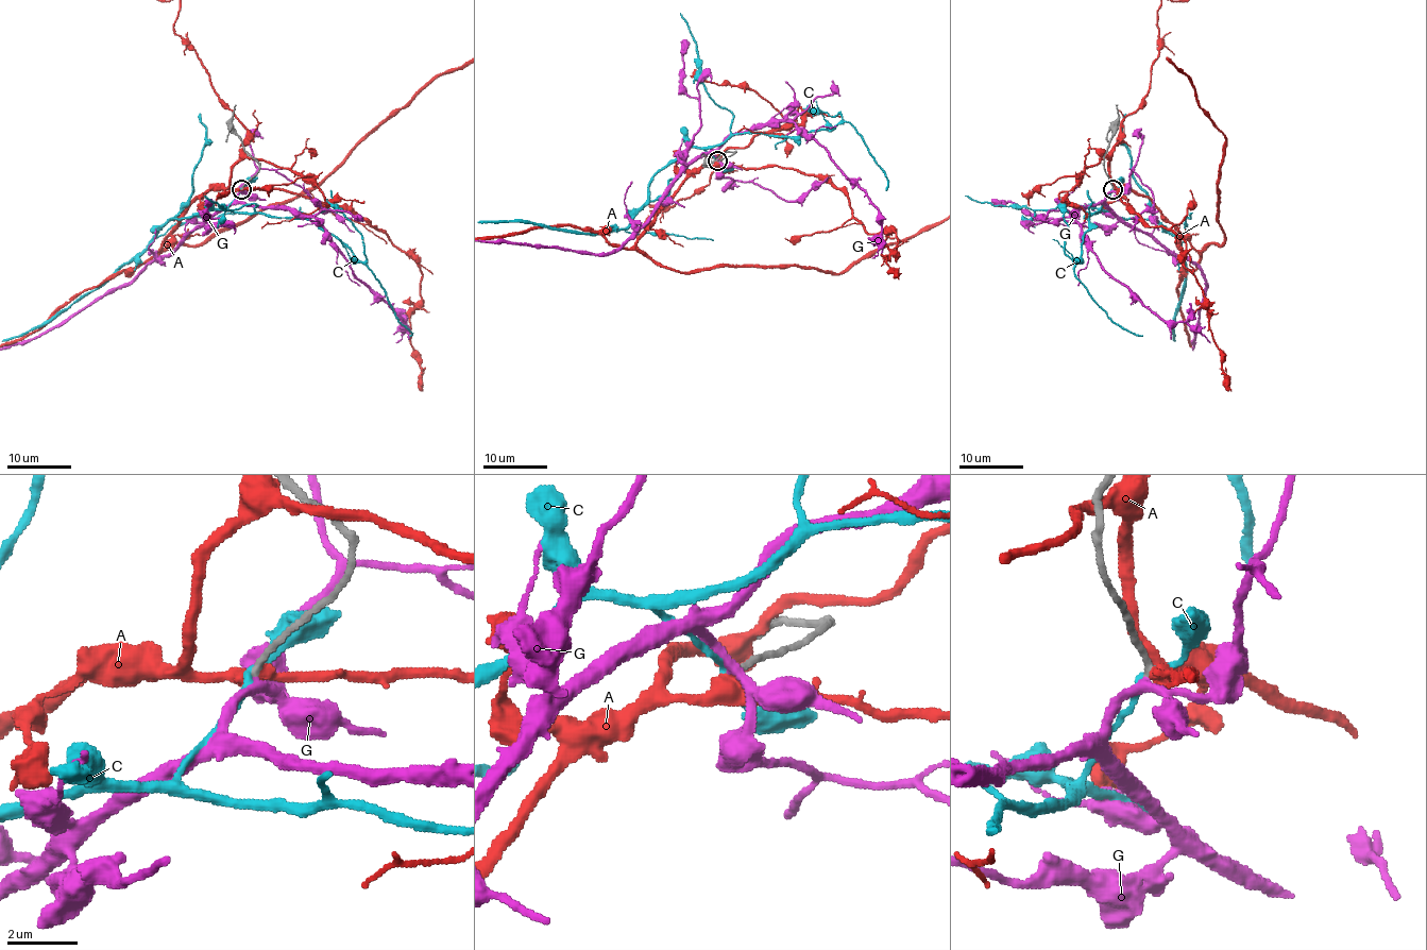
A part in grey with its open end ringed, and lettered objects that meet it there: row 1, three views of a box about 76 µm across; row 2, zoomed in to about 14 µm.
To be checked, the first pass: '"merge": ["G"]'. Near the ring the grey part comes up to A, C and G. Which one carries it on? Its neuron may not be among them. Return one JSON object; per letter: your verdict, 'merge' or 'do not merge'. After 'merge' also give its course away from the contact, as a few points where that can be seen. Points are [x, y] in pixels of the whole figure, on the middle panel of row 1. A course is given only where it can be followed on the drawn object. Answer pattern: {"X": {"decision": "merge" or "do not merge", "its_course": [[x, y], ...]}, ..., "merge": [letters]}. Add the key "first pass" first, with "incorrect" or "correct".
{"first pass": "correct", "A": {"decision": "do not merge"}, "C": {"decision": "do not merge"}, "G": {"decision": "merge"}, "merge": ["G"]}

